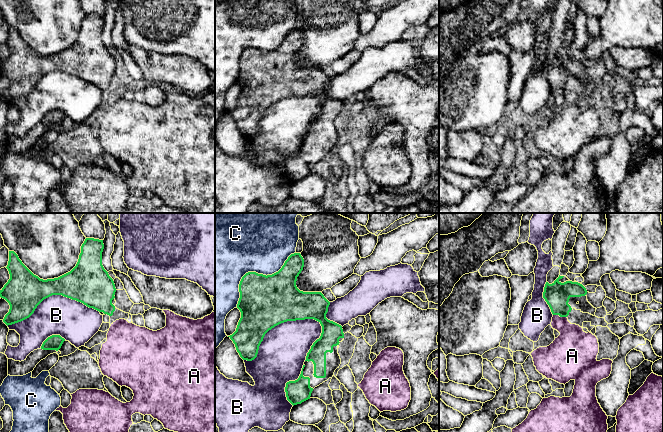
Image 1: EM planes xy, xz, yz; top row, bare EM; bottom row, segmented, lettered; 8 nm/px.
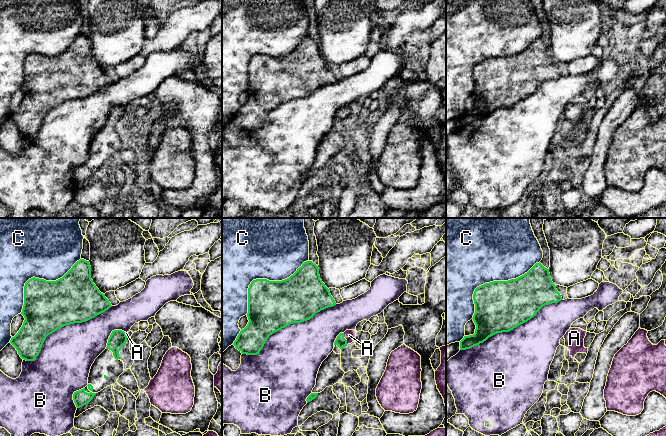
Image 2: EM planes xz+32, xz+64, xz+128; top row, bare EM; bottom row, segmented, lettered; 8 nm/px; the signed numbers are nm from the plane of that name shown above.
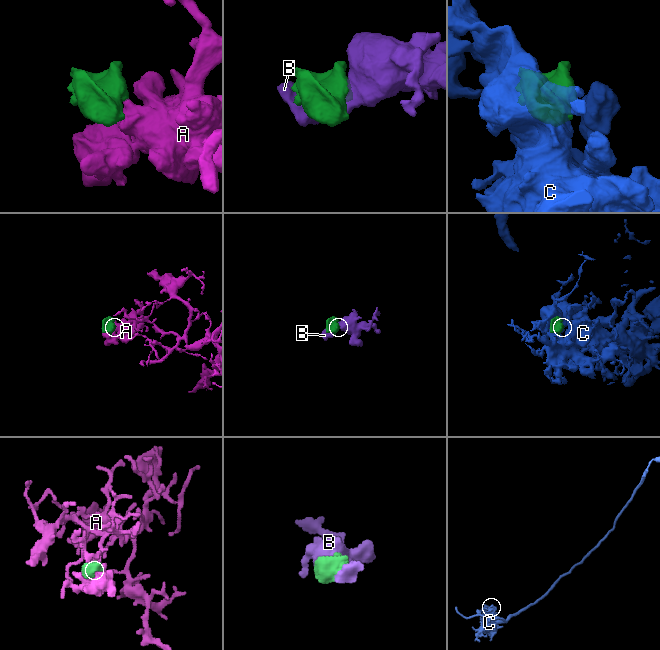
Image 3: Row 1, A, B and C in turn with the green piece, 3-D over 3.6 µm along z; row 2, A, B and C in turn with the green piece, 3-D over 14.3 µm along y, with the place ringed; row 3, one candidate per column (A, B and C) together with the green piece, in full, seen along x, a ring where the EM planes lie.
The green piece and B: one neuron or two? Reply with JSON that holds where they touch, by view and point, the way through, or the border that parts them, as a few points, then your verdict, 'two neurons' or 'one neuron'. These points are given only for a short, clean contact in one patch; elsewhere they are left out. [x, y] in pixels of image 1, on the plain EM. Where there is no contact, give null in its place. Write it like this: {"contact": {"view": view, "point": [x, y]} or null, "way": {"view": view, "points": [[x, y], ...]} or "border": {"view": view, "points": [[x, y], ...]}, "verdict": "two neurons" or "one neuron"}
{"contact": {"view": "xz", "point": [276, 101]}, "verdict": "two neurons"}

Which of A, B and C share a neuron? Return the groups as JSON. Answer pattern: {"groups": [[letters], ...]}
{"groups": [["A"], ["B", "C"]]}

